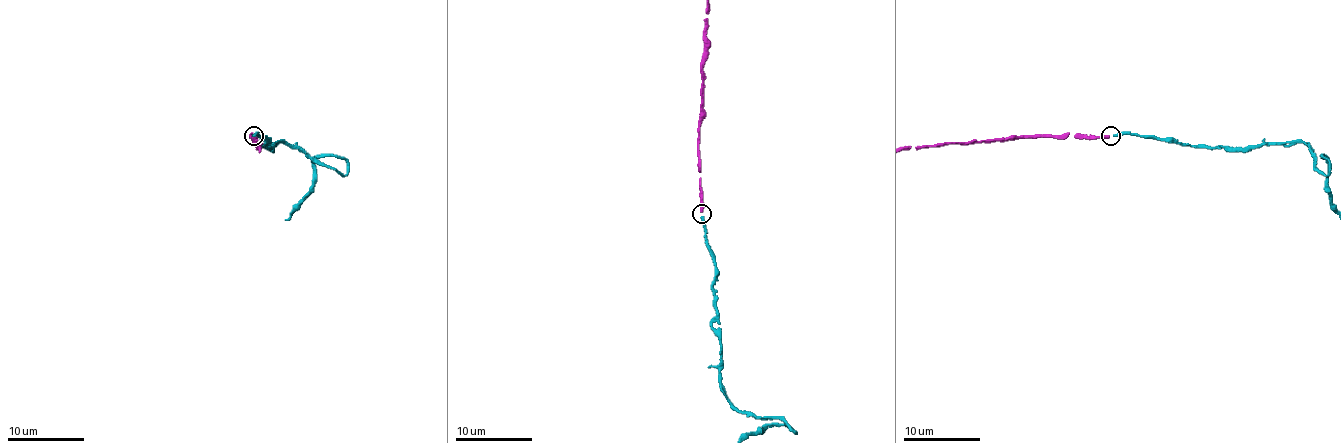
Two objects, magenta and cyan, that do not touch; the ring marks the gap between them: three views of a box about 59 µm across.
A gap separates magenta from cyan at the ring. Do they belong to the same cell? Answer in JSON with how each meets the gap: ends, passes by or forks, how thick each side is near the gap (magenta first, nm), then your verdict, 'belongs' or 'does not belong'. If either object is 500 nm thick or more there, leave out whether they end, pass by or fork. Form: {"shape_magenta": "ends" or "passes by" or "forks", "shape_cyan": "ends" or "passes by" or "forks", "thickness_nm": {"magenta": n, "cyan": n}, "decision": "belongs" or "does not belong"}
{"shape_magenta": "ends", "shape_cyan": "ends", "thickness_nm": {"magenta": 280, "cyan": 240}, "decision": "belongs"}

